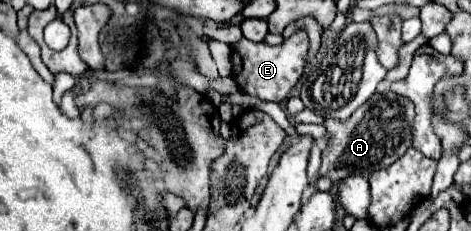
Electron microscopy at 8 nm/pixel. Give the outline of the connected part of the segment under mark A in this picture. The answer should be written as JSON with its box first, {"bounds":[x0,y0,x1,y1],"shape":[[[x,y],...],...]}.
{"bounds":[317,91,415,179],"shape":[[[393,91],[375,93],[367,99],[347,121],[325,121],[325,127],[331,133],[331,141],[321,153],[321,167],[317,177],[327,177],[329,171],[339,171],[339,179],[349,175],[369,175],[379,171],[399,157],[403,157],[405,149],[411,147],[411,121],[415,119],[415,105],[407,101],[407,97],[399,97]]]}

